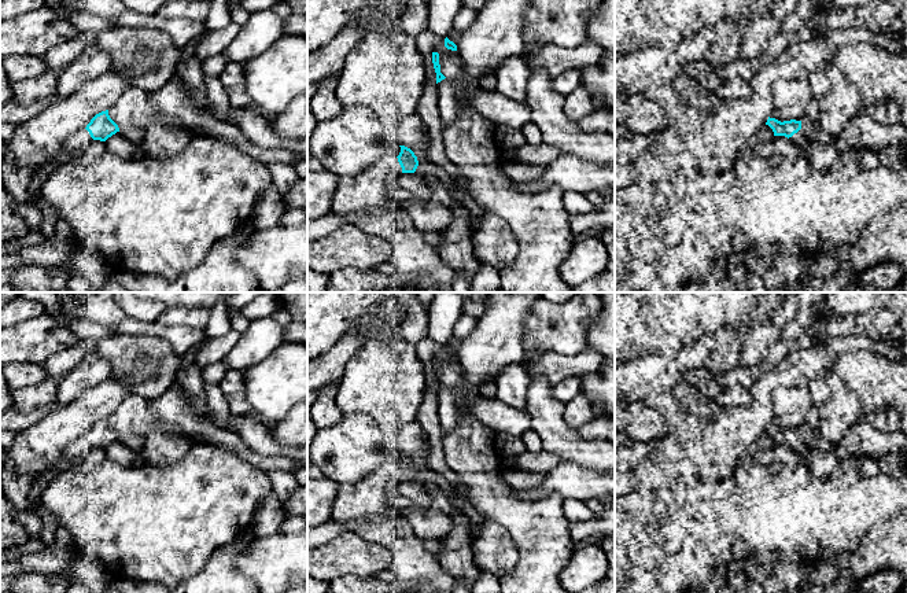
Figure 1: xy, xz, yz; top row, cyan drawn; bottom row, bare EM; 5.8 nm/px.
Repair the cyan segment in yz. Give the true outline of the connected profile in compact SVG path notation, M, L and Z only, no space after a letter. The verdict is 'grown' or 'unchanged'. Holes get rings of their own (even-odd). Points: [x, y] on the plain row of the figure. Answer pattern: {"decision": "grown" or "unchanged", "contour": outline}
{"decision": "grown", "contour": "M858 420L837 446L808 447L801 438L801 428L767 427L774 443L785 443L803 457L803 465L815 478L827 478L837 471L845 457L860 460L864 456L882 457L886 453L900 452L906 437L900 432L880 432Z"}

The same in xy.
{"decision": "grown", "contour": "M108 417L102 419L99 421L96 421L91 430L86 432L85 437L69 443L62 454L62 457L52 464L49 468L44 469L43 472L38 472L36 475L33 475L33 482L38 480L43 475L45 475L49 469L55 468L56 465L62 464L62 463L73 463L80 460L88 450L91 450L92 447L100 447L100 449L106 449L108 445L111 445L113 442L115 442L117 439L119 439L118 432L110 426L108 423Z"}

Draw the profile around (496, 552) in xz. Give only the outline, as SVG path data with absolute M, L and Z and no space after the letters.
M483 520L483 528L479 537L472 539L471 548L479 570L499 581L509 575L519 561L516 542L505 527L493 520Z

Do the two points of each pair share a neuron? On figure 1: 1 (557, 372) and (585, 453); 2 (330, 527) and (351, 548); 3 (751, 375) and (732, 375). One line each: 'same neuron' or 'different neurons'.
1: different neurons
2: different neurons
3: same neuron

